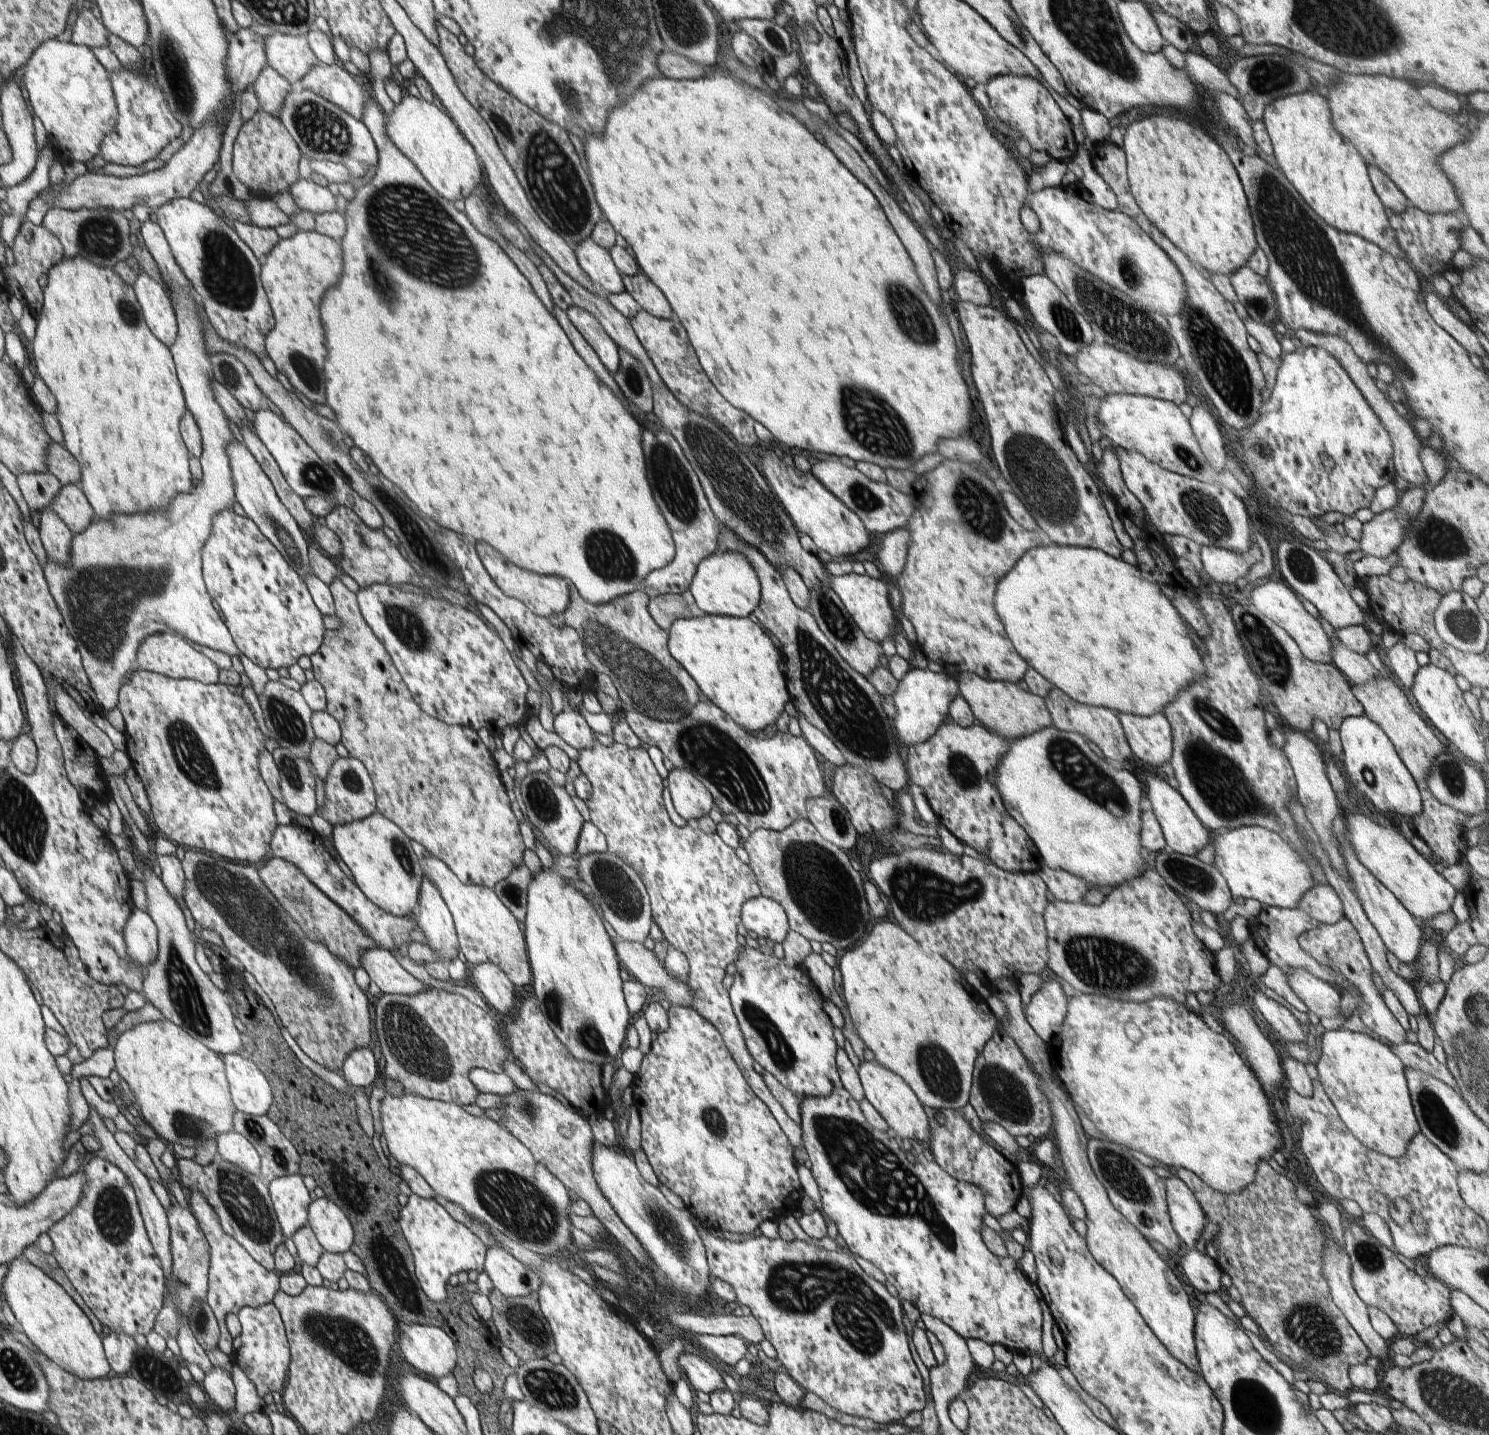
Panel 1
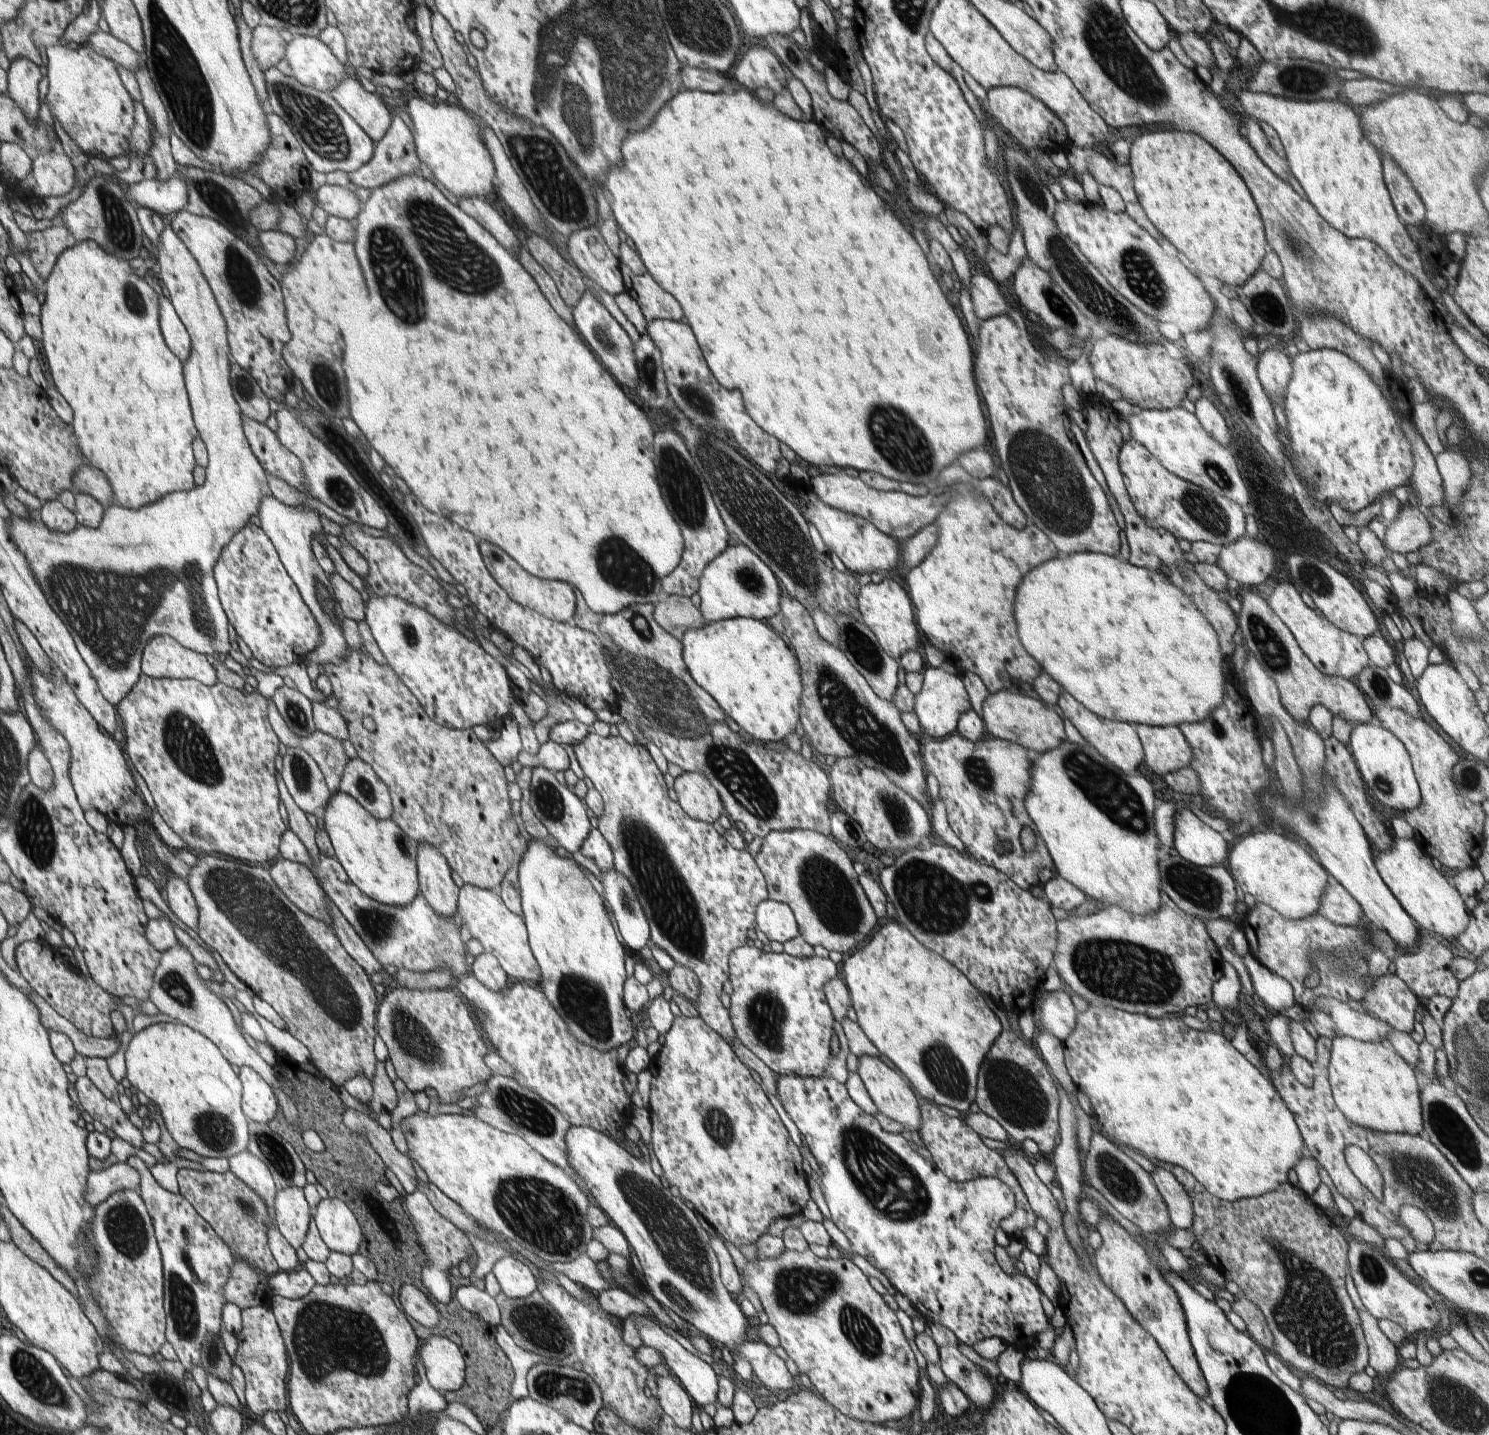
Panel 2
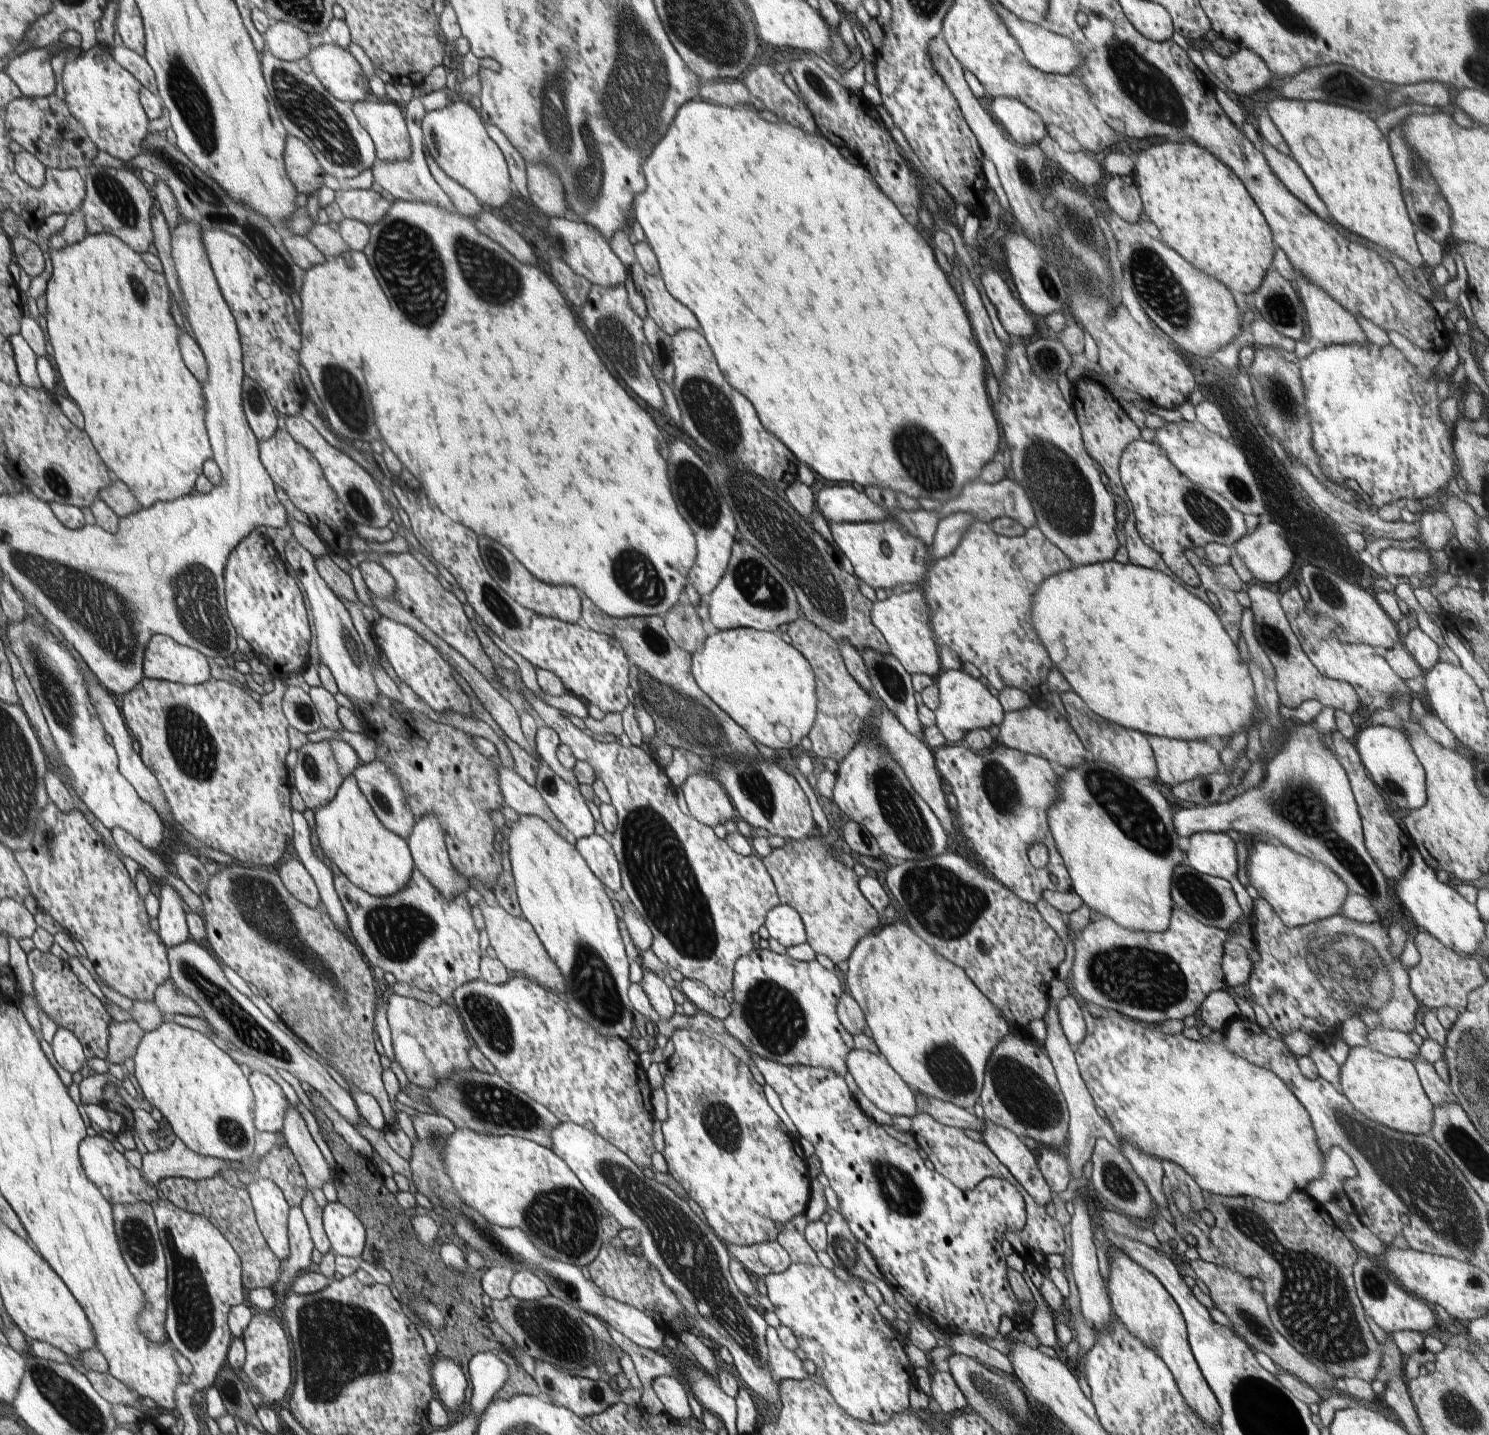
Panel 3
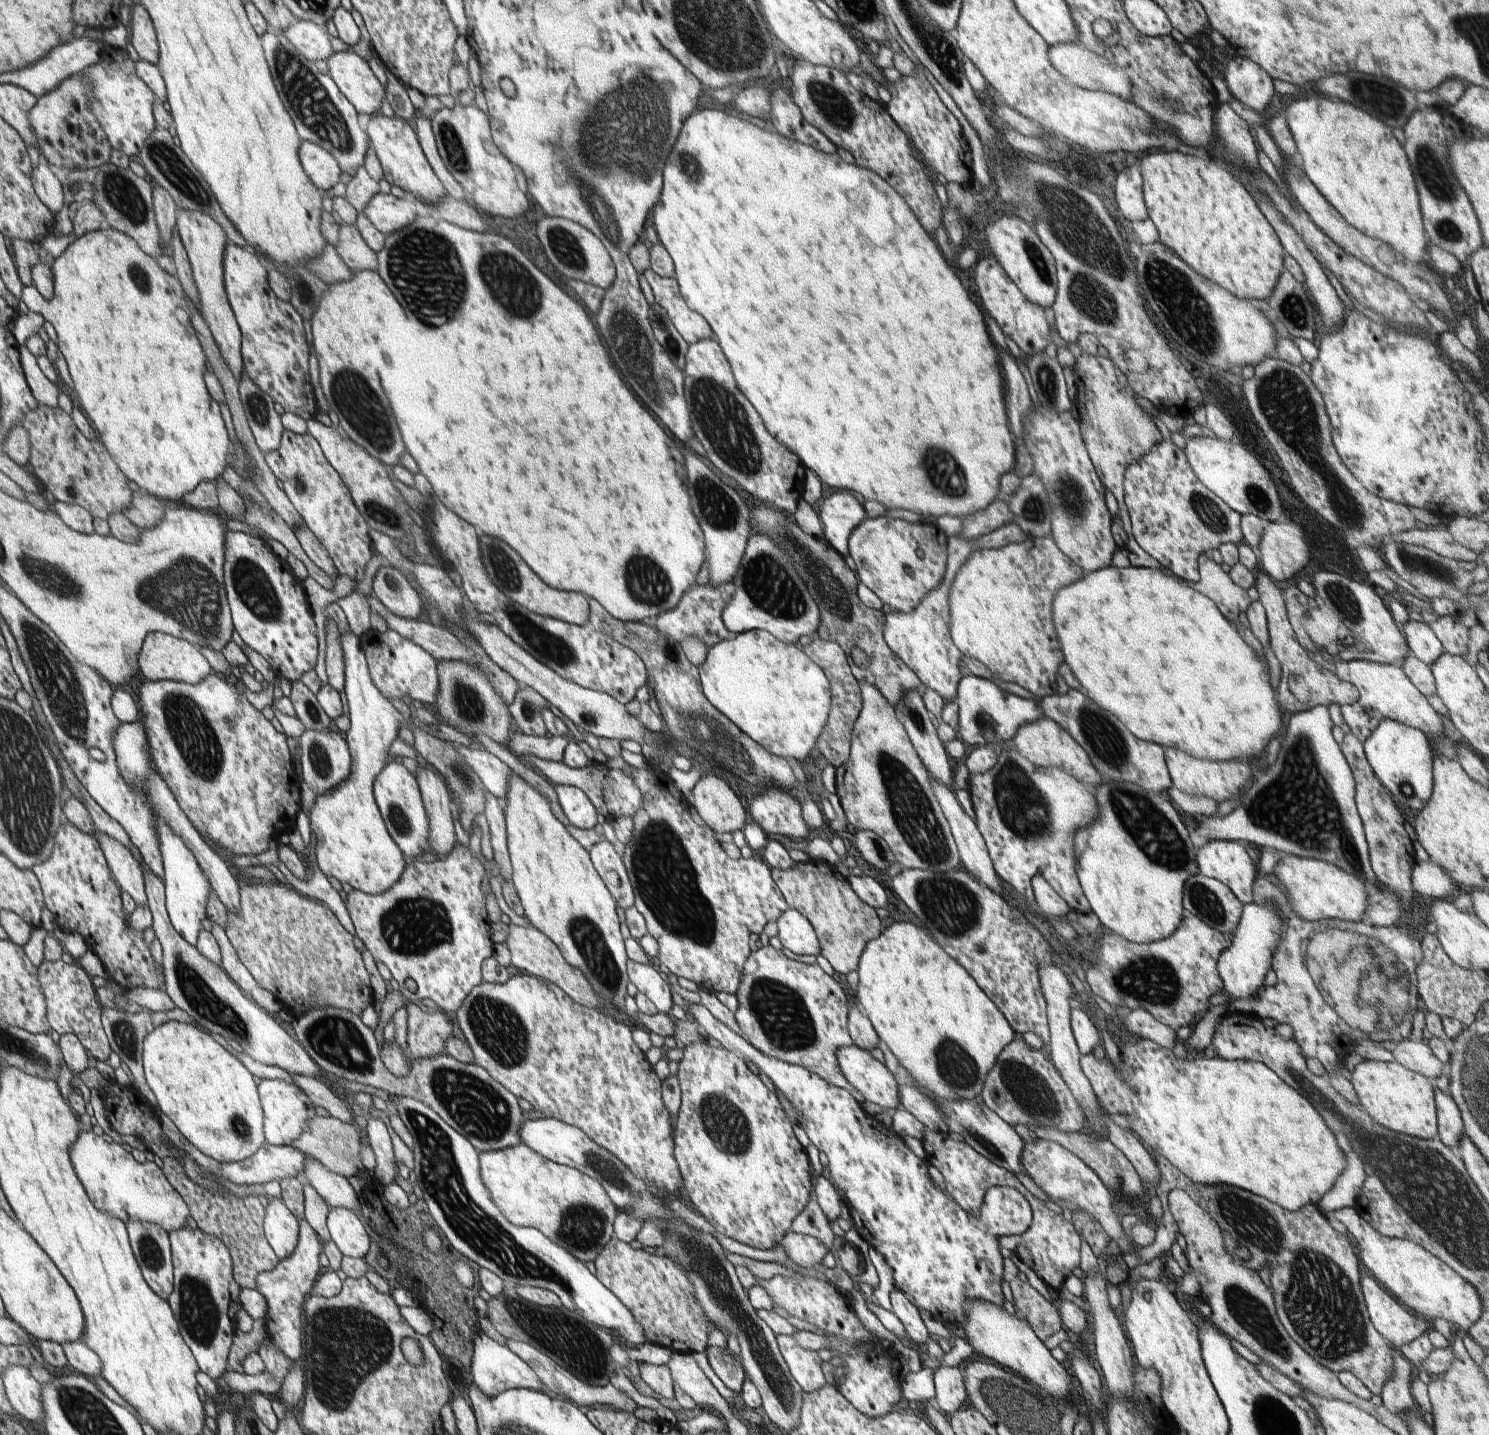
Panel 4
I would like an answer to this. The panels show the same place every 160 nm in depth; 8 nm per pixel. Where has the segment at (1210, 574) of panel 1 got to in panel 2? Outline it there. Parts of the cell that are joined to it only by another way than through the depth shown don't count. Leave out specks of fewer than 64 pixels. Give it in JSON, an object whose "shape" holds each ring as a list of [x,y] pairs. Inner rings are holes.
{"shape":[[[1246,535],[1222,546],[1216,564],[1229,578],[1258,586],[1272,574],[1274,562],[1276,554],[1270,544]]]}

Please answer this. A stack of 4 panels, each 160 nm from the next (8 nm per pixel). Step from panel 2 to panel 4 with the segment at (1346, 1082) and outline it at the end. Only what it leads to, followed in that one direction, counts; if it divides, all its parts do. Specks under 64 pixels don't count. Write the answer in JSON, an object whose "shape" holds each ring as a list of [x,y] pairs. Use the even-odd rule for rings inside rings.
{"shape":[[[1365,1060],[1346,1075],[1354,1085],[1362,1108],[1378,1124],[1419,1139],[1433,1139],[1439,1133],[1433,1080],[1402,1066],[1398,1061]]]}

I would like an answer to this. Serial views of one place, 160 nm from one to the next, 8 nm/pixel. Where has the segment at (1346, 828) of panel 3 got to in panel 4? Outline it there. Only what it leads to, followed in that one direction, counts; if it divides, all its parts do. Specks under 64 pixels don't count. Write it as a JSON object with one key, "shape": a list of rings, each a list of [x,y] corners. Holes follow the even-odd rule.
{"shape":[[[1318,705],[1313,709],[1294,713],[1290,719],[1290,722],[1288,722],[1286,736],[1281,738],[1281,747],[1277,761],[1274,762],[1273,766],[1270,767],[1268,771],[1258,774],[1256,777],[1256,782],[1252,782],[1244,794],[1242,794],[1242,798],[1239,798],[1241,801],[1241,806],[1238,806],[1234,811],[1228,814],[1228,816],[1218,818],[1217,814],[1215,814],[1212,817],[1208,817],[1202,826],[1200,826],[1199,822],[1198,827],[1196,828],[1197,833],[1200,836],[1209,838],[1210,840],[1242,840],[1242,842],[1250,842],[1250,844],[1254,844],[1254,846],[1262,846],[1262,848],[1264,848],[1264,846],[1266,846],[1266,848],[1274,848],[1282,854],[1288,854],[1290,856],[1296,855],[1297,857],[1328,861],[1335,864],[1338,868],[1344,870],[1344,872],[1357,876],[1371,891],[1376,889],[1380,884],[1369,859],[1369,846],[1365,837],[1365,832],[1363,831],[1363,822],[1361,816],[1359,815],[1357,804],[1355,803],[1355,778],[1352,769],[1347,763],[1346,757],[1342,752],[1341,746],[1336,743],[1336,740],[1332,735],[1332,726],[1334,725],[1335,724],[1332,722],[1329,713],[1329,707],[1325,707],[1324,705]]]}

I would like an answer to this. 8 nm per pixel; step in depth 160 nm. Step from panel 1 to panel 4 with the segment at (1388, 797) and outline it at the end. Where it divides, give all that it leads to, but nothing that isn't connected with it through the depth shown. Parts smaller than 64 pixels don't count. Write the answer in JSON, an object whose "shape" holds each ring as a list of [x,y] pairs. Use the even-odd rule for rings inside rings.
{"shape":[[[1382,719],[1374,732],[1363,741],[1366,758],[1380,779],[1392,792],[1394,800],[1412,810],[1422,810],[1433,791],[1434,747],[1421,730],[1392,719]]]}

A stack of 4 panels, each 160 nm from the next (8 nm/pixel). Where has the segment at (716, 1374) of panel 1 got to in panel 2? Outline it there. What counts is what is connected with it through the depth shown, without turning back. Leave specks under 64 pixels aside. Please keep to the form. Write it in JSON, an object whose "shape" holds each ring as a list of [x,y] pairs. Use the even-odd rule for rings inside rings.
{"shape":[[[634,1315],[633,1320],[643,1344],[657,1350],[661,1354],[662,1363],[667,1366],[671,1374],[693,1398],[693,1402],[696,1406],[703,1408],[706,1404],[714,1404],[718,1407],[717,1396],[719,1380],[712,1369],[712,1365],[690,1353],[682,1344],[678,1343],[670,1334],[666,1333],[665,1328],[663,1328],[658,1321],[649,1318],[648,1315]]]}

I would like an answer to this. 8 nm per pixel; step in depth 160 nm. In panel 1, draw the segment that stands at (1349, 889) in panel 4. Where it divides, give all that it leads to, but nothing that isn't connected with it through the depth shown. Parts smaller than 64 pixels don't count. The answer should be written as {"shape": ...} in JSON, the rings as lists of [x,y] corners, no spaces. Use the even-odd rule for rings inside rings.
{"shape":[[[1258,825],[1243,826],[1212,842],[1216,848],[1213,865],[1227,880],[1234,898],[1255,898],[1263,906],[1298,909],[1303,894],[1316,886],[1310,865],[1277,832]]]}

